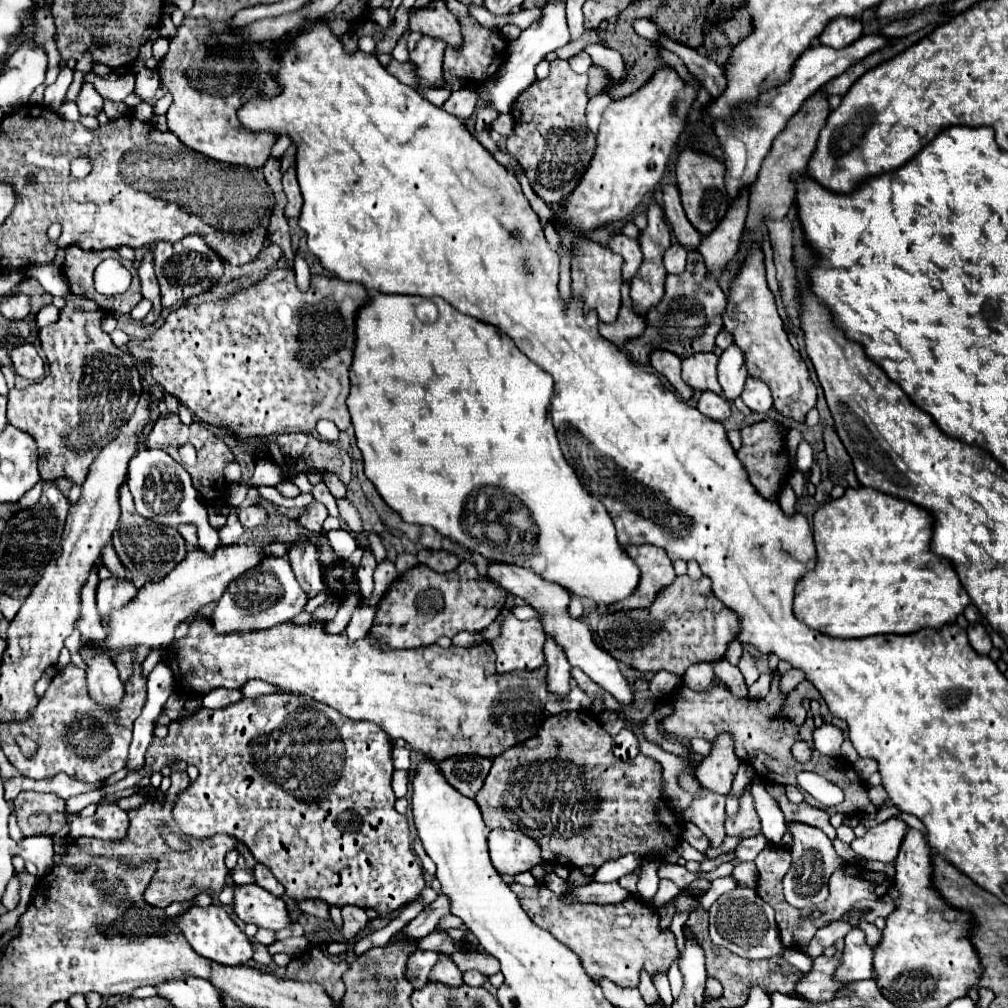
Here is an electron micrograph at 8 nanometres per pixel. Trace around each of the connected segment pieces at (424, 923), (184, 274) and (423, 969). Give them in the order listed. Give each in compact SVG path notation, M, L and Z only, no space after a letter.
M439 895L431 905L427 905L413 921L409 921L409 925L403 927L405 937L419 937L423 939L427 933L431 933L439 921L451 913L451 901L445 895Z
M187 235L177 243L159 241L155 245L155 273L161 285L163 307L177 307L189 297L209 291L217 283L217 275L223 275L223 259L205 245L203 237Z
M417 949L417 953L413 953L413 961L409 961L409 977L413 977L413 985L417 985L417 989L429 981L429 973L437 961L439 955L435 951Z

